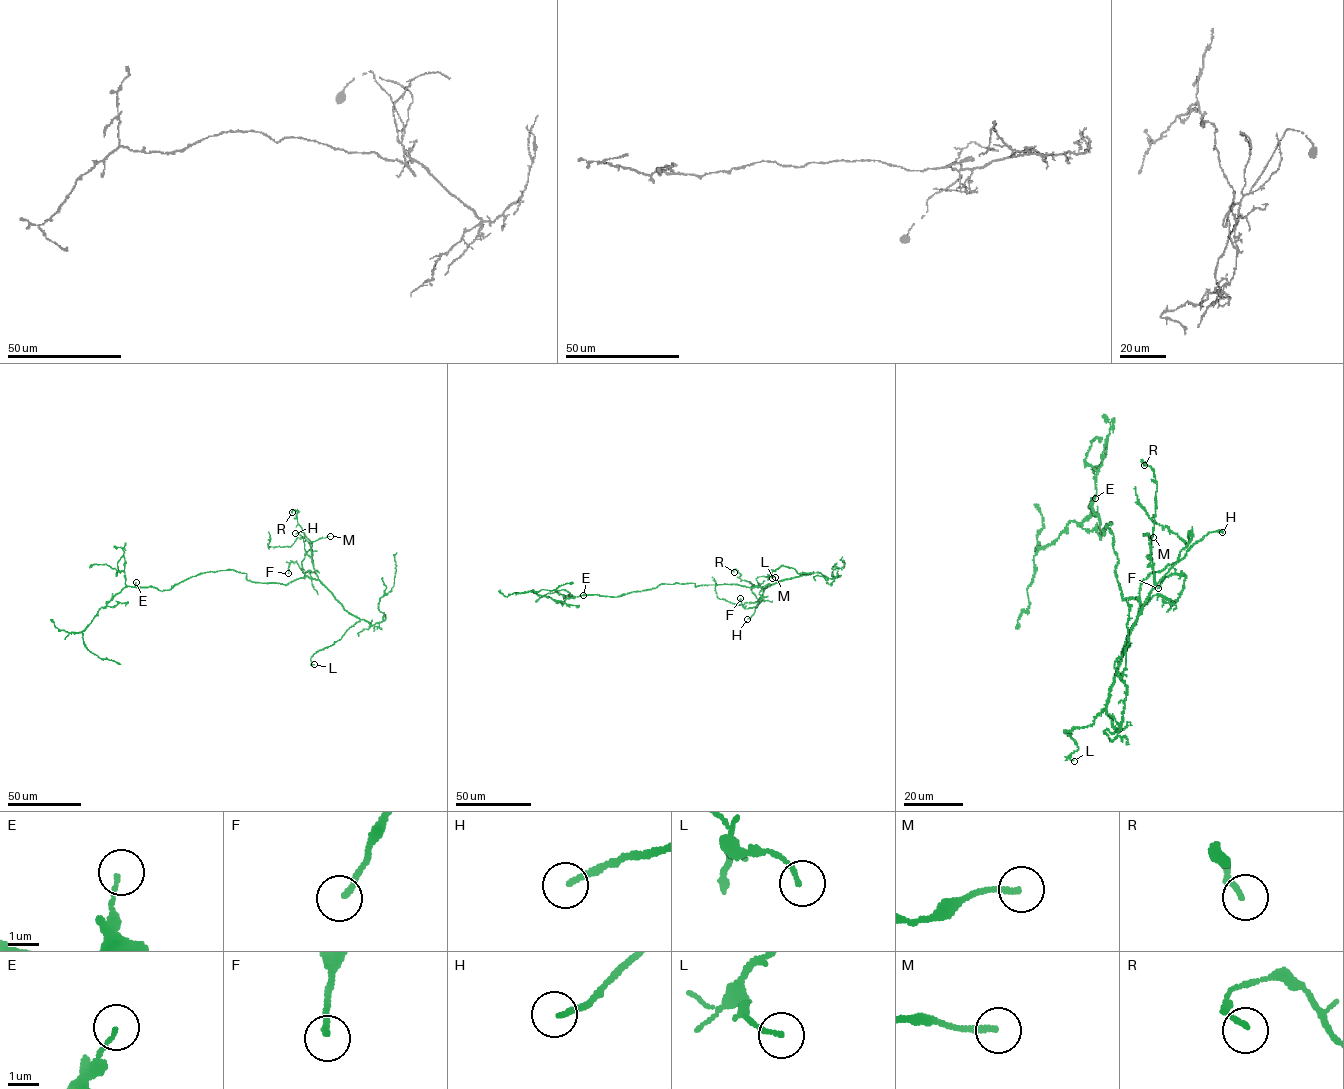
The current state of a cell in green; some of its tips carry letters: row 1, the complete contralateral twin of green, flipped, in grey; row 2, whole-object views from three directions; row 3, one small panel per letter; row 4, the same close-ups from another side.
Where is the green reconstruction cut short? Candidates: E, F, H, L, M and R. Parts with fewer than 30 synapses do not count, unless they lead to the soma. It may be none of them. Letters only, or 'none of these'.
H

